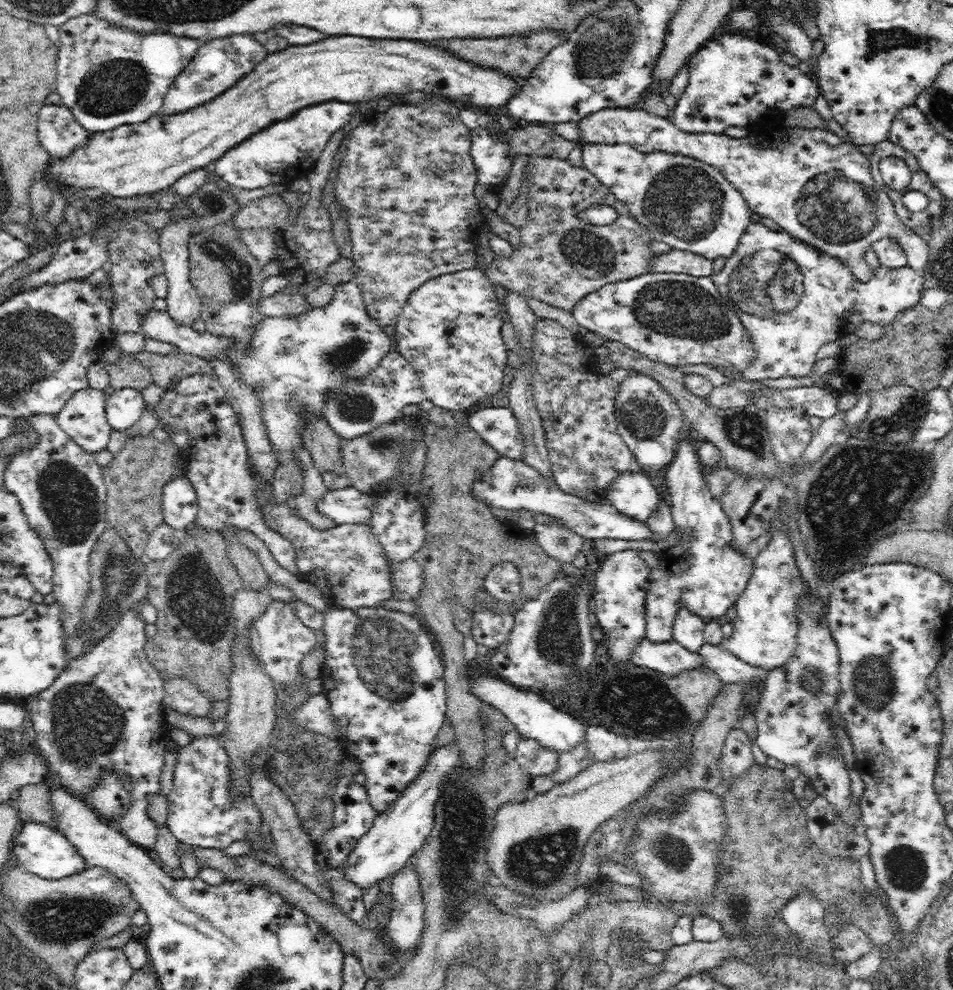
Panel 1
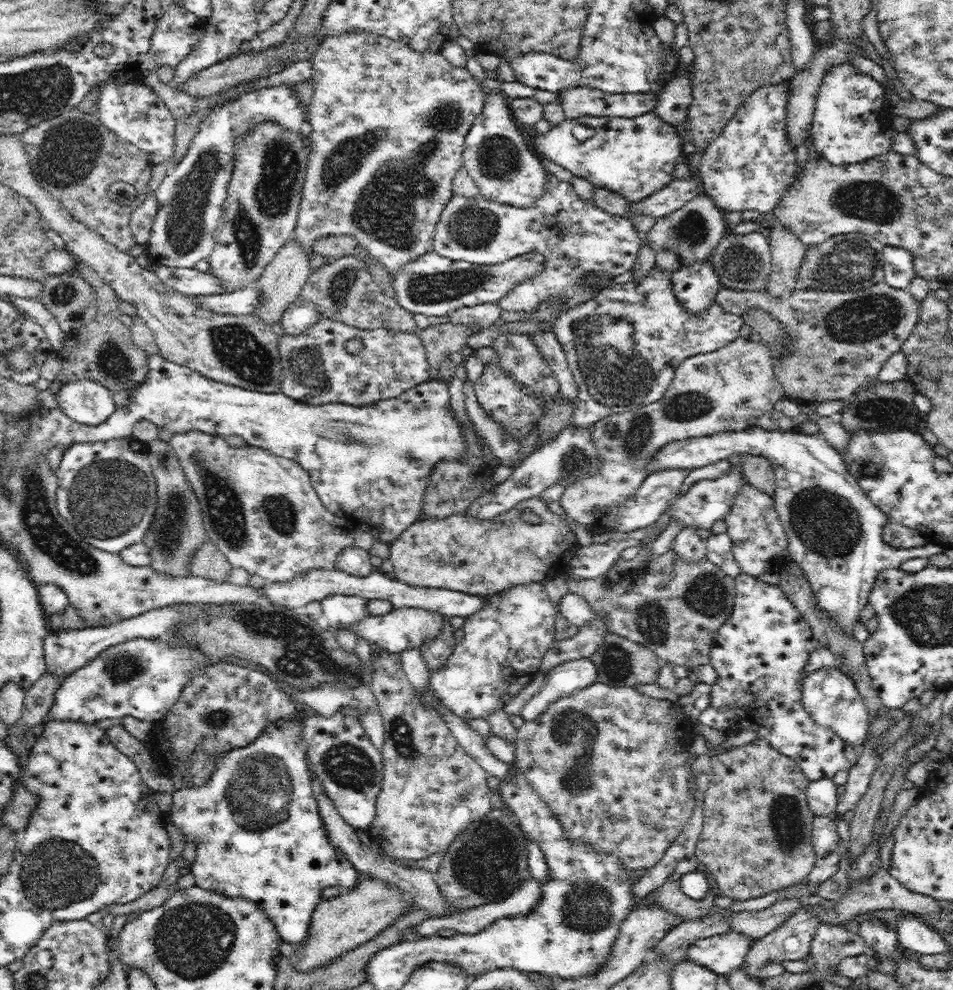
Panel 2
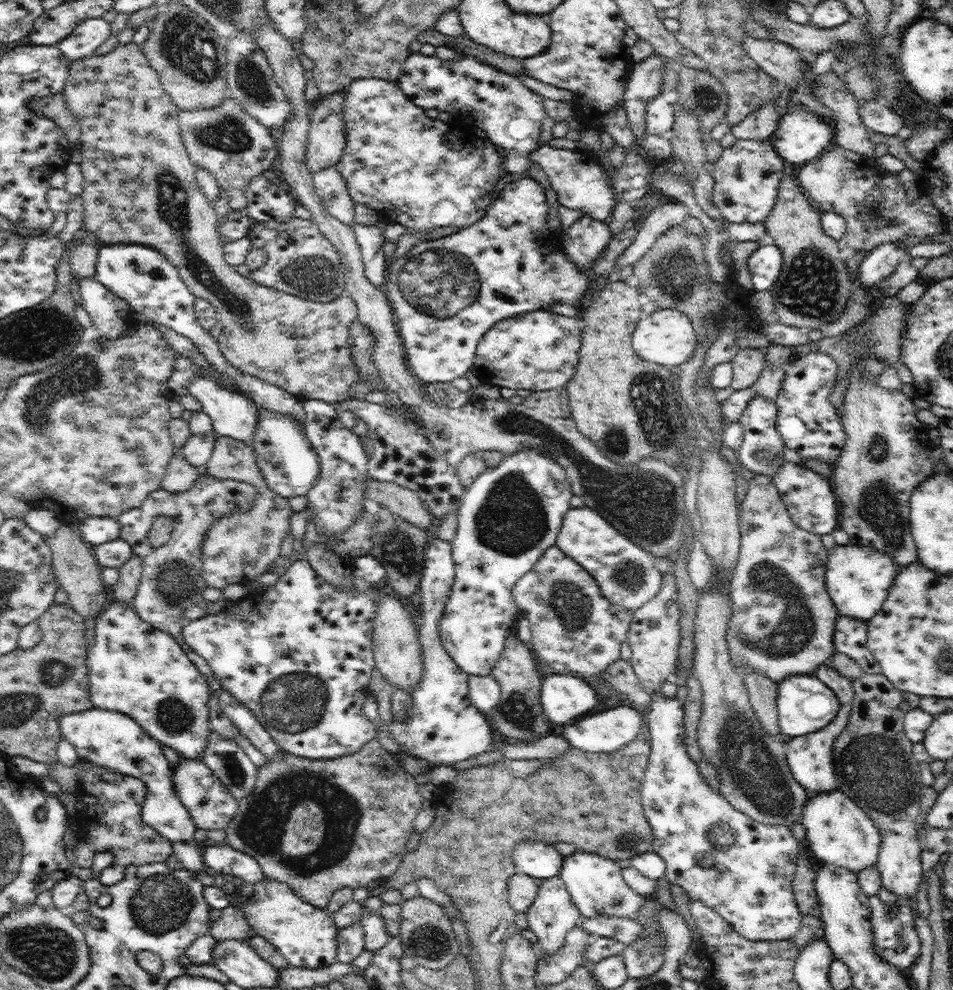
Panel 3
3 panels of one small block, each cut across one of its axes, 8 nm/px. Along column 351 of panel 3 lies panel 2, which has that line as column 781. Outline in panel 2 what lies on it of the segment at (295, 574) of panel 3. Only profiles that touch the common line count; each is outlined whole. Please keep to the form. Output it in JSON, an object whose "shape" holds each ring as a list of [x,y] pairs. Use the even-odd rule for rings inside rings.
{"shape":[[[744,572],[733,581],[735,602],[732,612],[718,629],[709,650],[709,662],[716,671],[717,679],[709,686],[710,706],[702,712],[699,723],[726,736],[744,730],[756,732],[758,739],[770,743],[778,753],[793,758],[809,781],[833,778],[837,772],[848,771],[856,764],[858,751],[831,729],[817,724],[803,706],[802,672],[819,645],[809,622],[804,620],[779,585],[765,583],[758,576]]]}

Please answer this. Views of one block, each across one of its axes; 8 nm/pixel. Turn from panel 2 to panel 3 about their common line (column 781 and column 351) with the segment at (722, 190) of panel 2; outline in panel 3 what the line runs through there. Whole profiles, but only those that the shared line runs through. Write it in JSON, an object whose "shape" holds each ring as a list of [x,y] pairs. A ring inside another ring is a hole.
{"shape":[[[360,78],[351,82],[344,90],[344,105],[342,105],[342,118],[344,118],[344,129],[346,130],[346,147],[342,157],[335,164],[338,172],[342,174],[348,194],[354,200],[355,204],[366,204],[370,208],[377,210],[377,214],[383,217],[387,222],[402,225],[406,229],[411,228],[420,231],[439,231],[441,227],[468,227],[480,221],[480,218],[486,215],[488,205],[492,204],[492,192],[494,185],[503,177],[505,170],[505,161],[495,148],[495,144],[488,138],[482,139],[477,137],[469,129],[458,127],[455,123],[448,123],[439,119],[432,119],[426,116],[424,108],[416,106],[412,99],[408,98],[397,82],[388,82],[377,78]]]}

